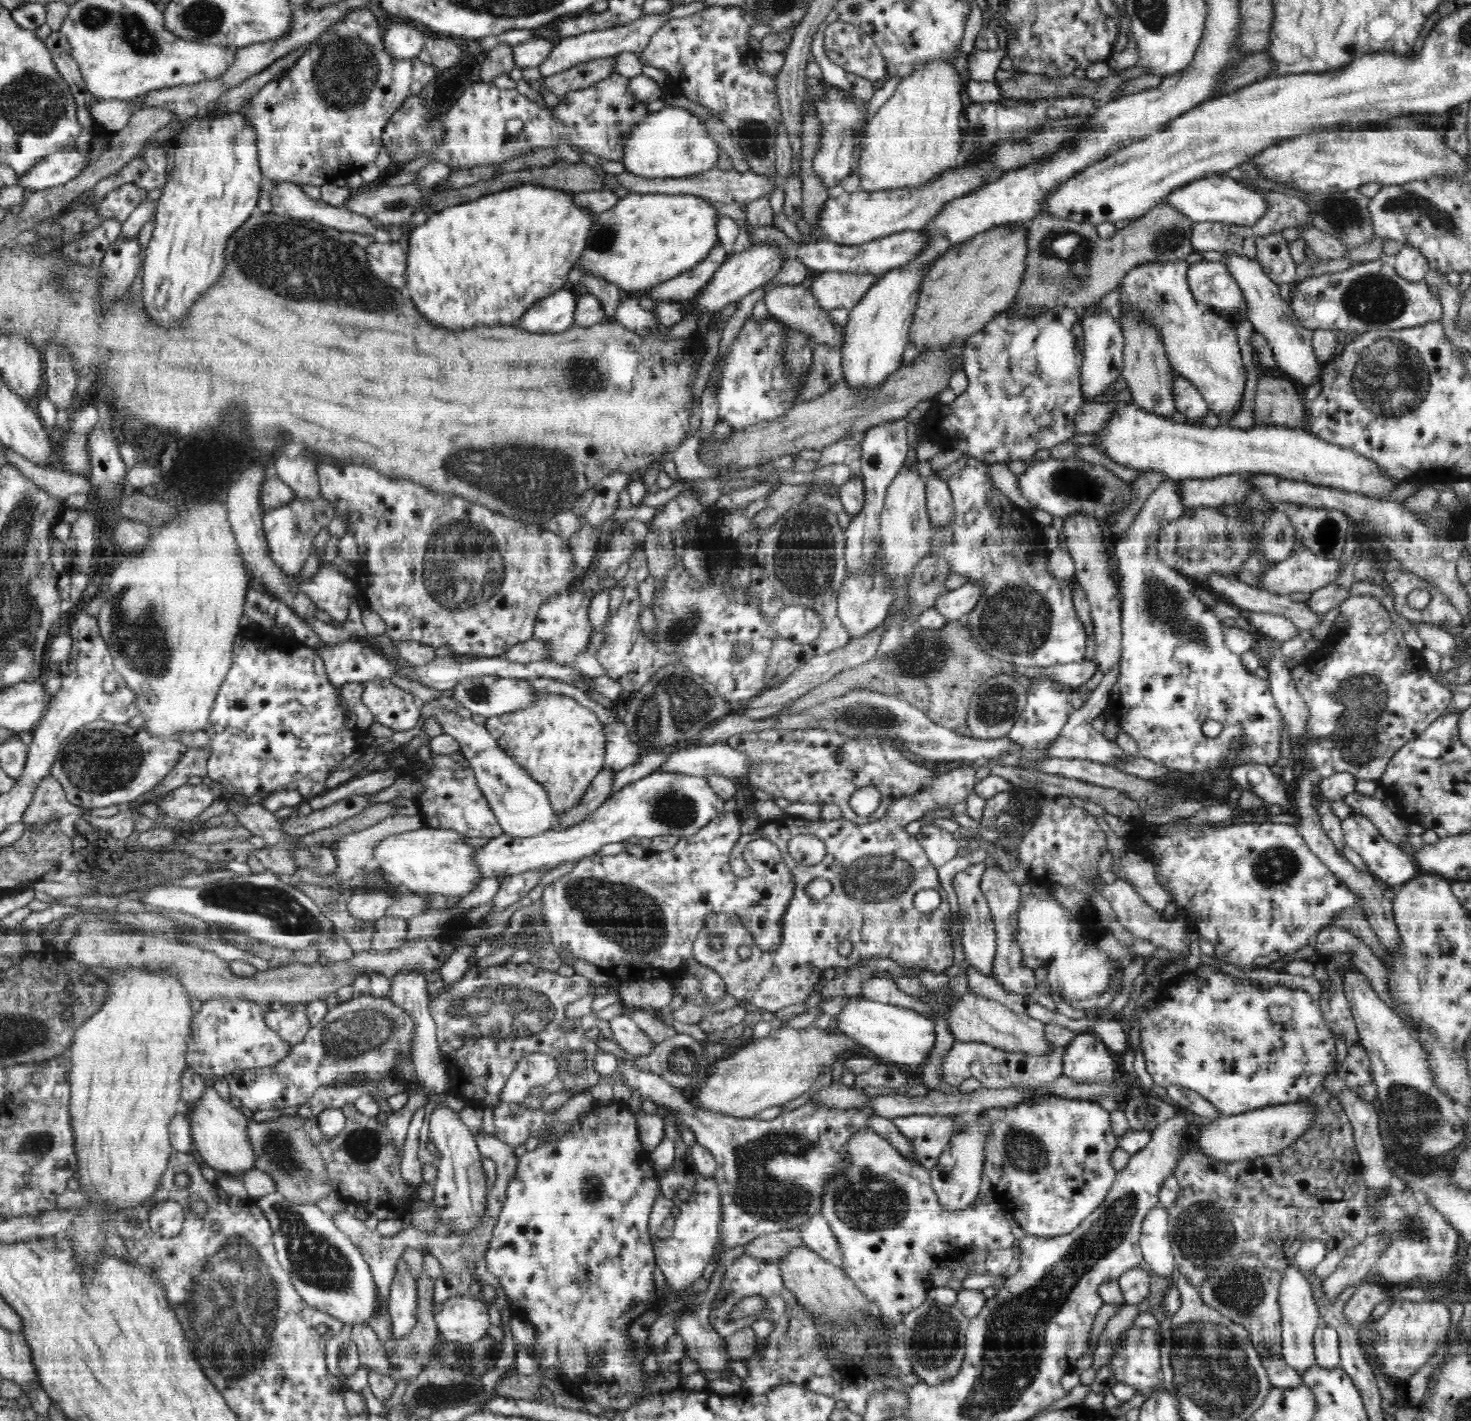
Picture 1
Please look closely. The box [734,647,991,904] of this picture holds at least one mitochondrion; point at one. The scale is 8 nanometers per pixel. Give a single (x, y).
(867, 717)

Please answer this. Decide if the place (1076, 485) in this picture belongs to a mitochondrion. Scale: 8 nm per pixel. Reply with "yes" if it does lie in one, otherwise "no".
yes

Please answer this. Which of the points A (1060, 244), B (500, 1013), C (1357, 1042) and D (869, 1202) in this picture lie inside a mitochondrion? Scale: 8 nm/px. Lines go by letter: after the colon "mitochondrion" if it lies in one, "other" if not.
A: mitochondrion
B: mitochondrion
C: other
D: mitochondrion

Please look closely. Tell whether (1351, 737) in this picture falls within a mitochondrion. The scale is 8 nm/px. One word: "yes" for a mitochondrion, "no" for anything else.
yes

